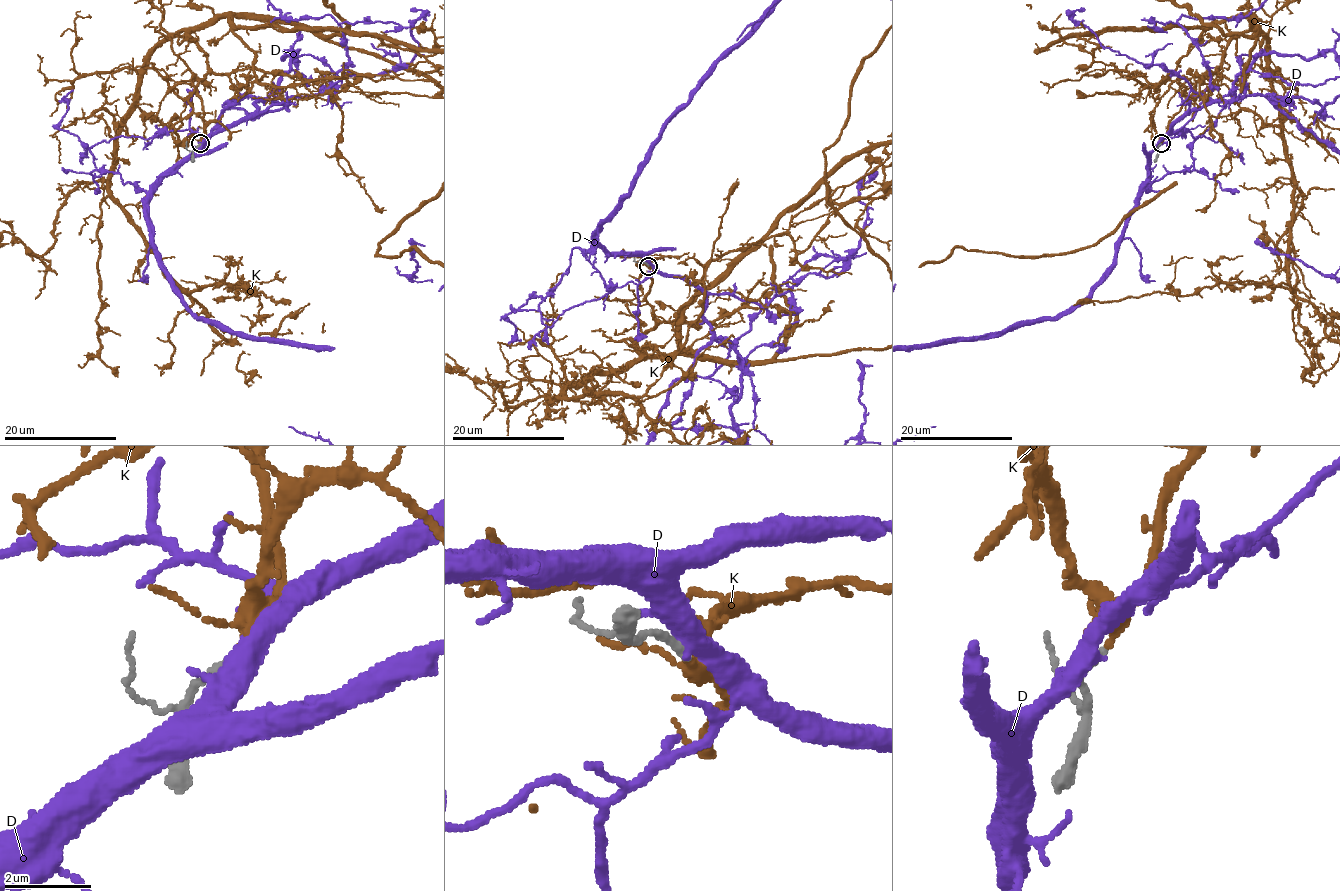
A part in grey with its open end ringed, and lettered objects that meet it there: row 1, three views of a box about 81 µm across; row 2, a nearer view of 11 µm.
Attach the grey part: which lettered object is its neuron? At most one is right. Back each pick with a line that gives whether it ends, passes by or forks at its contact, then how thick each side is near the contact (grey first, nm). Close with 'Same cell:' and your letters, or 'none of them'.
K: it passes by; calibres 190 and 280 nm
Same cell: K

